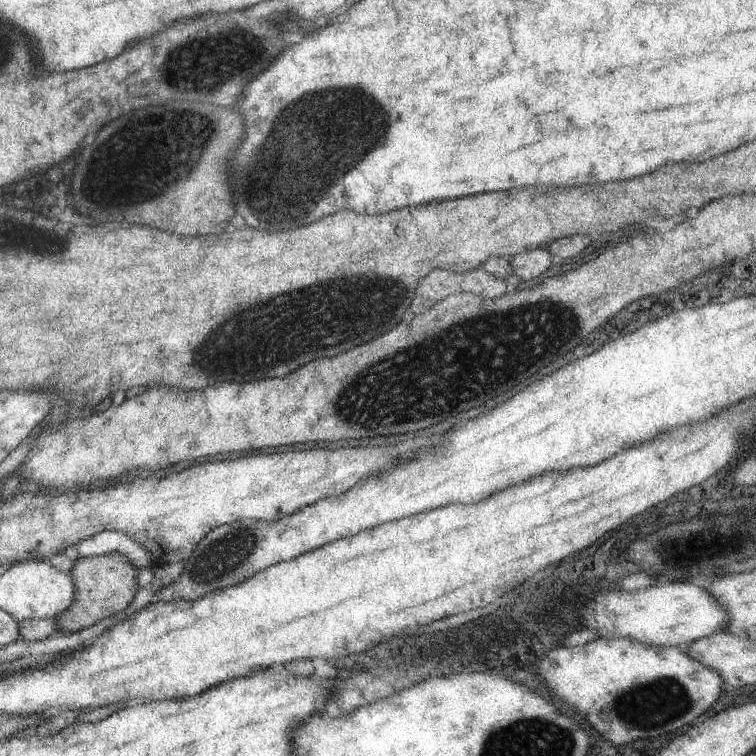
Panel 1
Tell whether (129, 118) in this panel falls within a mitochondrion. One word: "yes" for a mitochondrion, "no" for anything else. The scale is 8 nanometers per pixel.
no

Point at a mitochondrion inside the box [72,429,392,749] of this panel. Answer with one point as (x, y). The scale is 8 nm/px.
(224, 555)

